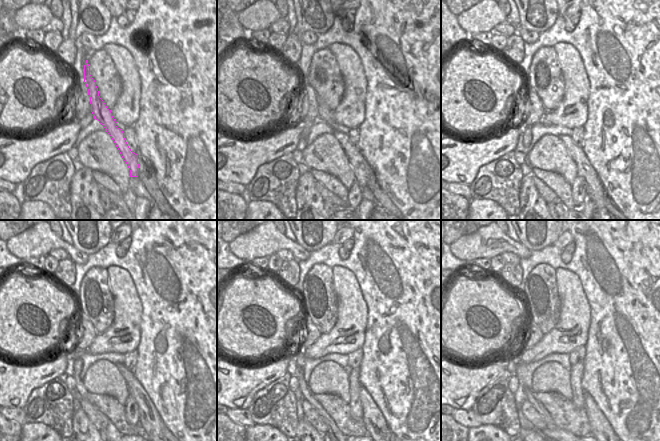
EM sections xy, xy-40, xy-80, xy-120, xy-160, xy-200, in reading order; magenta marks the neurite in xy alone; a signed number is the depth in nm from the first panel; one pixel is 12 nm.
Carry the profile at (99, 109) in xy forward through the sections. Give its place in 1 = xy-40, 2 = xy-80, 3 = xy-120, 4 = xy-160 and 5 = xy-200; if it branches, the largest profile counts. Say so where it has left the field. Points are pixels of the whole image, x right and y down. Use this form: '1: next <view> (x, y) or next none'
1: next xy-40 (362, 171)
2: next xy-80 (595, 190)
3: next xy-120 (149, 420)
4: next xy-160 (374, 422)
5: next xy-200 (598, 422)

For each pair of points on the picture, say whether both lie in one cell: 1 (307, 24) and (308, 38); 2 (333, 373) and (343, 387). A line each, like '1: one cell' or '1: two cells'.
1: two cells
2: one cell

